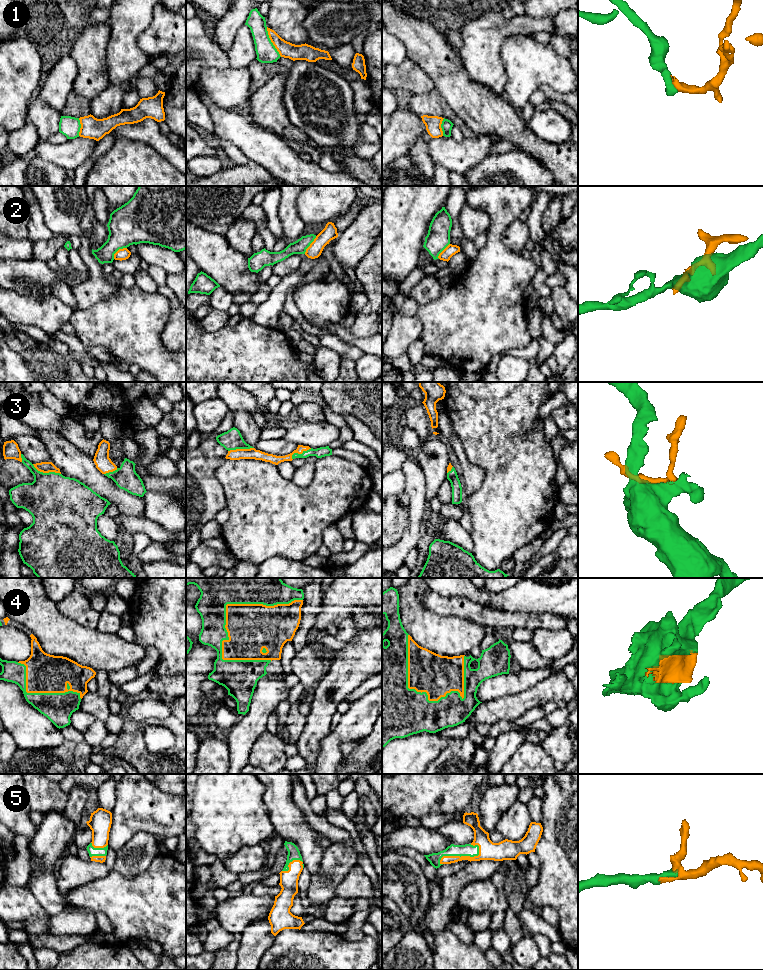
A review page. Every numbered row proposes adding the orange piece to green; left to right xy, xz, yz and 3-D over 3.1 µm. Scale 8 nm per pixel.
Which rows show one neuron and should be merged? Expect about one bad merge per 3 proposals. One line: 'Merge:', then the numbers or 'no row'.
Merge: 3, 4, 5

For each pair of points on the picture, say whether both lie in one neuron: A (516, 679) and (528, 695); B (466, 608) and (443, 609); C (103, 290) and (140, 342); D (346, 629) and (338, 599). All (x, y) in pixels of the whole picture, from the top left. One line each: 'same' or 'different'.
A: different
B: same
C: different
D: different

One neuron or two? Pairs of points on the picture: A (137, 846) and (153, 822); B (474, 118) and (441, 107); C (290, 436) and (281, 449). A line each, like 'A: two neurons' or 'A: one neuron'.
A: two neurons
B: two neurons
C: two neurons

